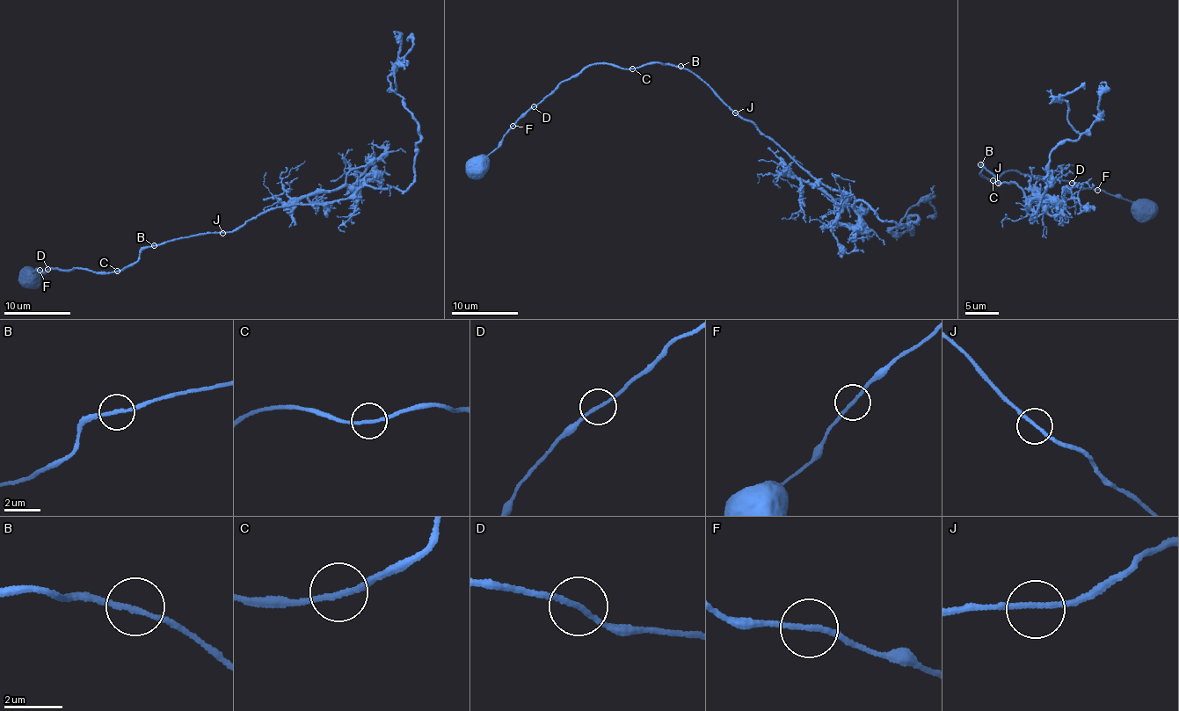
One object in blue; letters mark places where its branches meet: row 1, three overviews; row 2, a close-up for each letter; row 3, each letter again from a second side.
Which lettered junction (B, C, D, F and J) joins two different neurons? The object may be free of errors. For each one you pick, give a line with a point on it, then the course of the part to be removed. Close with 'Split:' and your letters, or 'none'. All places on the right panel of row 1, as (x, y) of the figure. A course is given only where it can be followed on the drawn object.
Split: none

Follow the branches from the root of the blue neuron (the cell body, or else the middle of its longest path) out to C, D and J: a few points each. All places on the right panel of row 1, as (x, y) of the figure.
C: (1144, 209), (1099, 189), (1082, 190), (1067, 181), (1037, 174), (1025, 177), (1015, 170), (993, 180)
D: (1144, 209), (1120, 196), (1099, 189), (1082, 190), (1072, 184)
J: (1144, 209), (1099, 189), (1015, 170), (993, 182), (979, 166), (998, 183)

